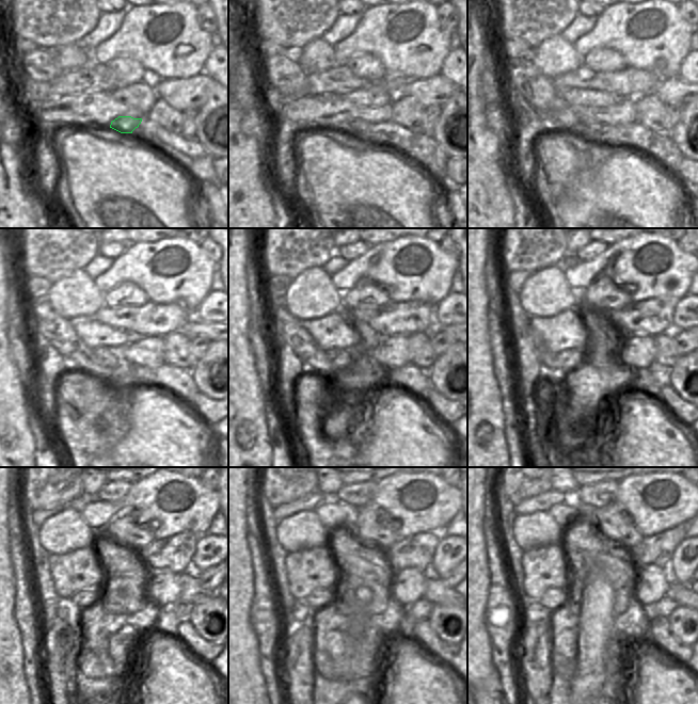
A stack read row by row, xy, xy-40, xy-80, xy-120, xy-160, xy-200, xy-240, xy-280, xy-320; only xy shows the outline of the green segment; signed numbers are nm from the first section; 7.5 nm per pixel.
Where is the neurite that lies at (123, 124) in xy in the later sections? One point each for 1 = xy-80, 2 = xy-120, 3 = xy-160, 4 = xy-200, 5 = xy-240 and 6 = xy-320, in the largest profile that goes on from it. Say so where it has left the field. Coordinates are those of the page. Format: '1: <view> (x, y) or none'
1: xy-80 (584, 120)
2: xy-120 (105, 356)
3: xy-160 (339, 358)
4: xy-200 (572, 358)
5: xy-240 (88, 597)
6: xy-320 (554, 597)

